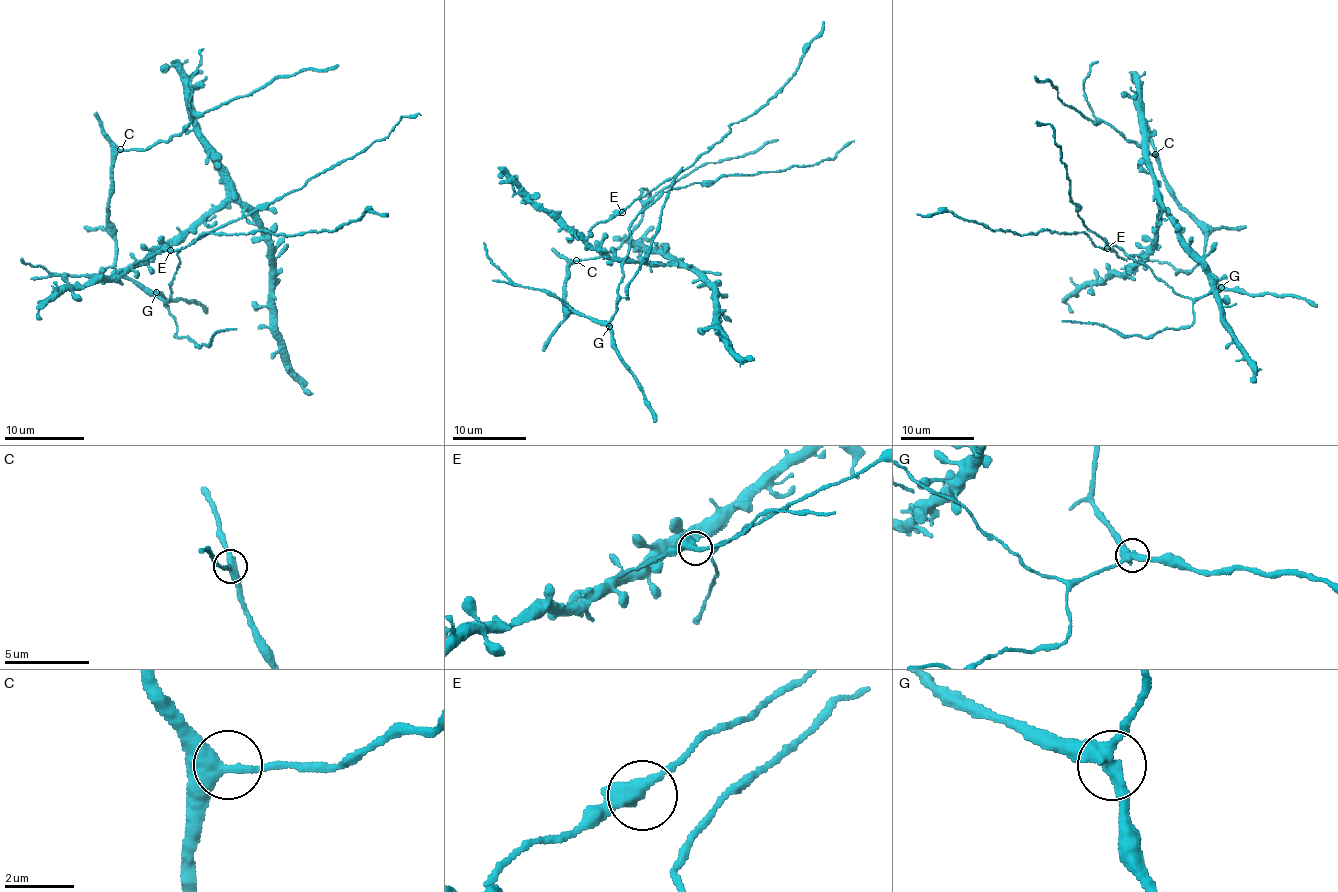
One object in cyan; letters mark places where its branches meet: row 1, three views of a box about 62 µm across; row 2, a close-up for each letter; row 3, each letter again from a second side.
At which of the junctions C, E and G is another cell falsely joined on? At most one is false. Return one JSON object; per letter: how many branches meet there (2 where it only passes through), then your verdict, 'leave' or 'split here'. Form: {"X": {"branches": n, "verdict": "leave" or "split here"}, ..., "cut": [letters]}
{"C": {"branches": 3, "verdict": "leave"}, "E": {"branches": 3, "verdict": "leave"}, "G": {"branches": 3, "verdict": "leave"}, "cut": []}

